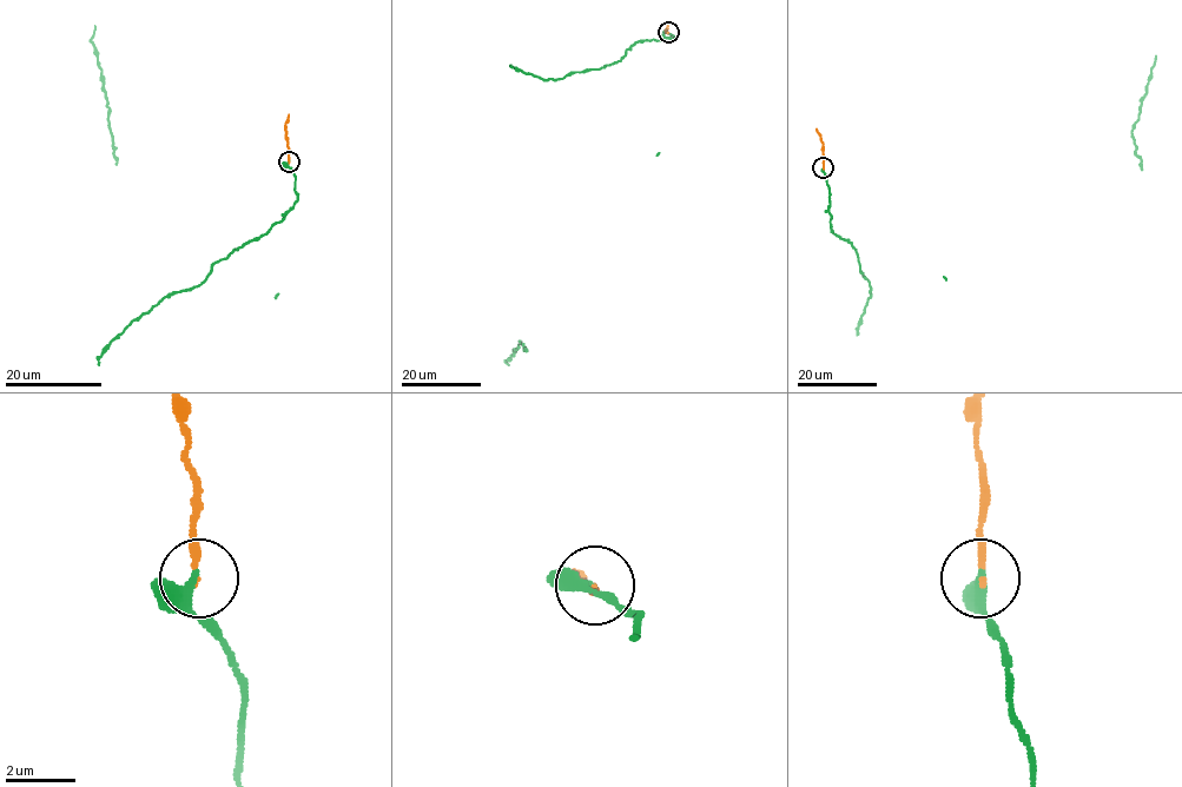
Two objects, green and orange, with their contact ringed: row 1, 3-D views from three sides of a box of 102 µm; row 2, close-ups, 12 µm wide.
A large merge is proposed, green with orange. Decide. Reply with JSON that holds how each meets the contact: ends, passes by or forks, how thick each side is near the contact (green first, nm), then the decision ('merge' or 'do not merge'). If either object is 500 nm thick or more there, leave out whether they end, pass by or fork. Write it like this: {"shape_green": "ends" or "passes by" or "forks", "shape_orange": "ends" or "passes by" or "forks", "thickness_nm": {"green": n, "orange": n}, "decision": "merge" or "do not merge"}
{"shape_green": "passes by", "shape_orange": "ends", "thickness_nm": {"green": 320, "orange": 190}, "decision": "merge"}

